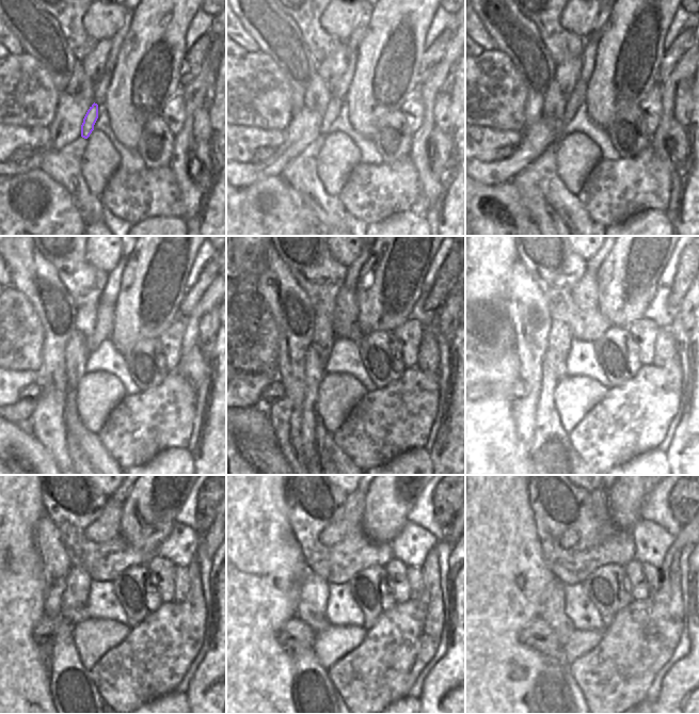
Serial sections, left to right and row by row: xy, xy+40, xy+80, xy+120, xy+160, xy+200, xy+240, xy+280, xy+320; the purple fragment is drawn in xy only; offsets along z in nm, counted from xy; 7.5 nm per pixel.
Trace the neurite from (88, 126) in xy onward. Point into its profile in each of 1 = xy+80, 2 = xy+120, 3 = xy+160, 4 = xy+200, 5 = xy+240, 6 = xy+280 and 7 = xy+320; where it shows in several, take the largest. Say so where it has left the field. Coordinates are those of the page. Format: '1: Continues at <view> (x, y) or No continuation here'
1: Continues at xy+80 (576, 98)
2: Continues at xy+120 (106, 313)
3: Continues at xy+160 (346, 308)
4: Continues at xy+200 (585, 294)
5: Continues at xy+240 (107, 527)
6: Continues at xy+280 (355, 504)
7: Continues at xy+320 (569, 538).

